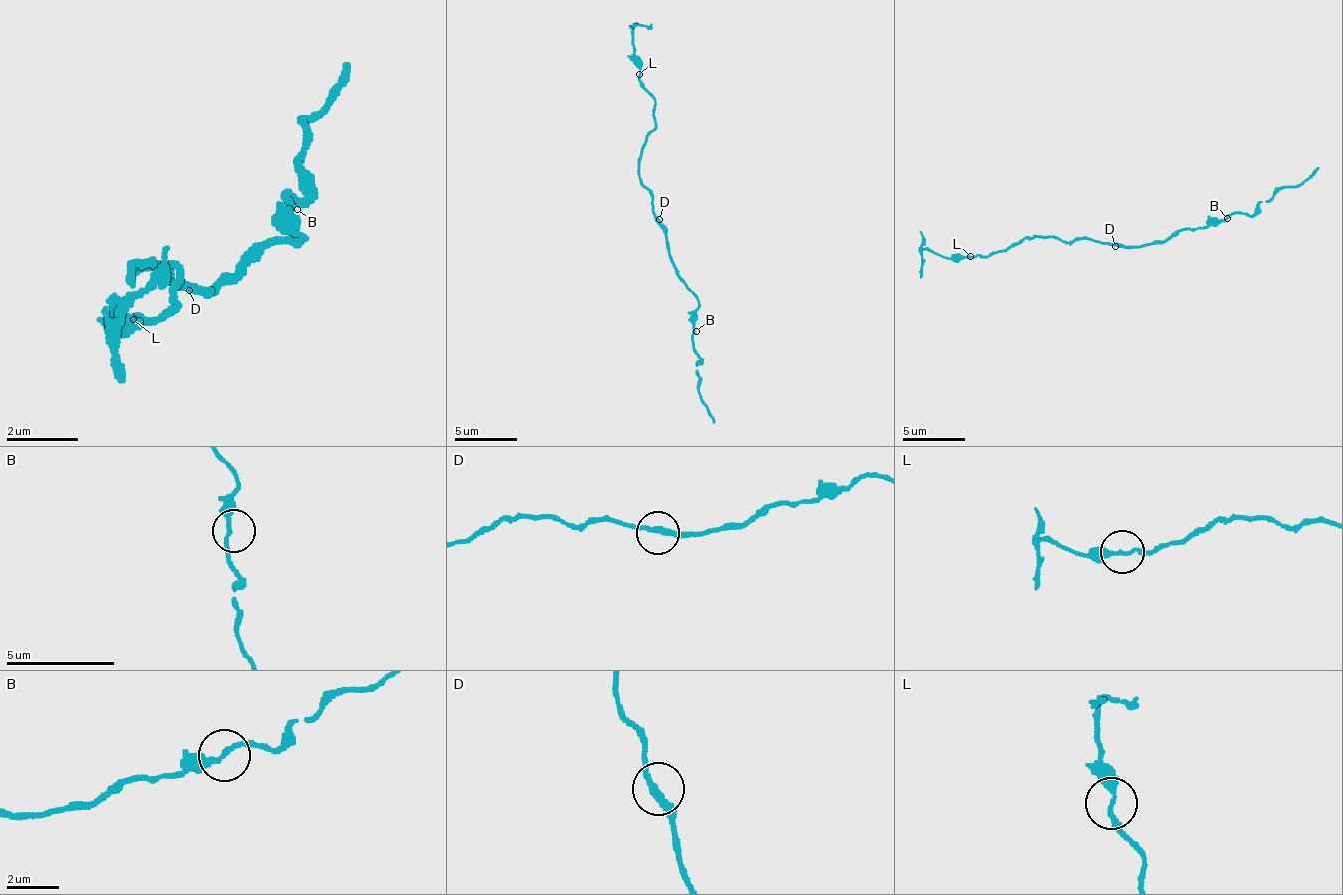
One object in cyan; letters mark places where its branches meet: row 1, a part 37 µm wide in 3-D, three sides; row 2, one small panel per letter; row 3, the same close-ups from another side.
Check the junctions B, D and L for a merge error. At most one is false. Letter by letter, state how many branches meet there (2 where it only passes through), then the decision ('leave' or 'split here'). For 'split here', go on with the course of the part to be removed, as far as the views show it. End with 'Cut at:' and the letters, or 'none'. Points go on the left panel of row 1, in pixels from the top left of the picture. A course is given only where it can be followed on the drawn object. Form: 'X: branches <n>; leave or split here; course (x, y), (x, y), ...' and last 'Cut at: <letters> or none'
B: branches 2; leave
D: branches 2; leave
L: branches 2; split here; course (135, 317), (117, 326), (117, 299), (126, 380)
Cut at: L

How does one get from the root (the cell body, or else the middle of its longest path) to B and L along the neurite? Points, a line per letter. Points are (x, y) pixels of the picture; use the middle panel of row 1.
B: (656, 222), (665, 234), (665, 247), (674, 275), (696, 300), (693, 315), (696, 331)
L: (656, 222), (649, 190), (640, 181), (640, 147), (656, 125), (656, 103), (640, 75)

